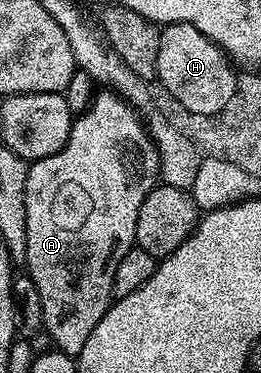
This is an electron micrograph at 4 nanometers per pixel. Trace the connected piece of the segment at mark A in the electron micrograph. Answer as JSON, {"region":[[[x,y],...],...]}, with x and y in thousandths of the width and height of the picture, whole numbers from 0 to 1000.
{"region":[[[410,236],[356,249],[349,279],[314,303],[280,314],[268,365],[234,402],[207,408],[207,418],[149,424],[111,442],[100,472],[100,686],[88,710],[107,713],[103,743],[130,751],[130,772],[146,772],[146,794],[161,804],[165,893],[184,895],[188,912],[199,914],[188,920],[241,949],[307,952],[314,933],[330,925],[330,912],[345,912],[345,890],[360,890],[360,869],[391,858],[391,847],[429,818],[437,807],[429,764],[437,761],[437,729],[452,718],[452,697],[467,697],[467,686],[483,686],[483,676],[498,676],[521,657],[529,568],[544,558],[544,536],[559,536],[567,517],[605,493],[609,464],[613,421],[598,391],[582,383],[582,367],[567,359],[552,319],[510,295],[498,276],[479,273],[460,255],[429,249]]]}

